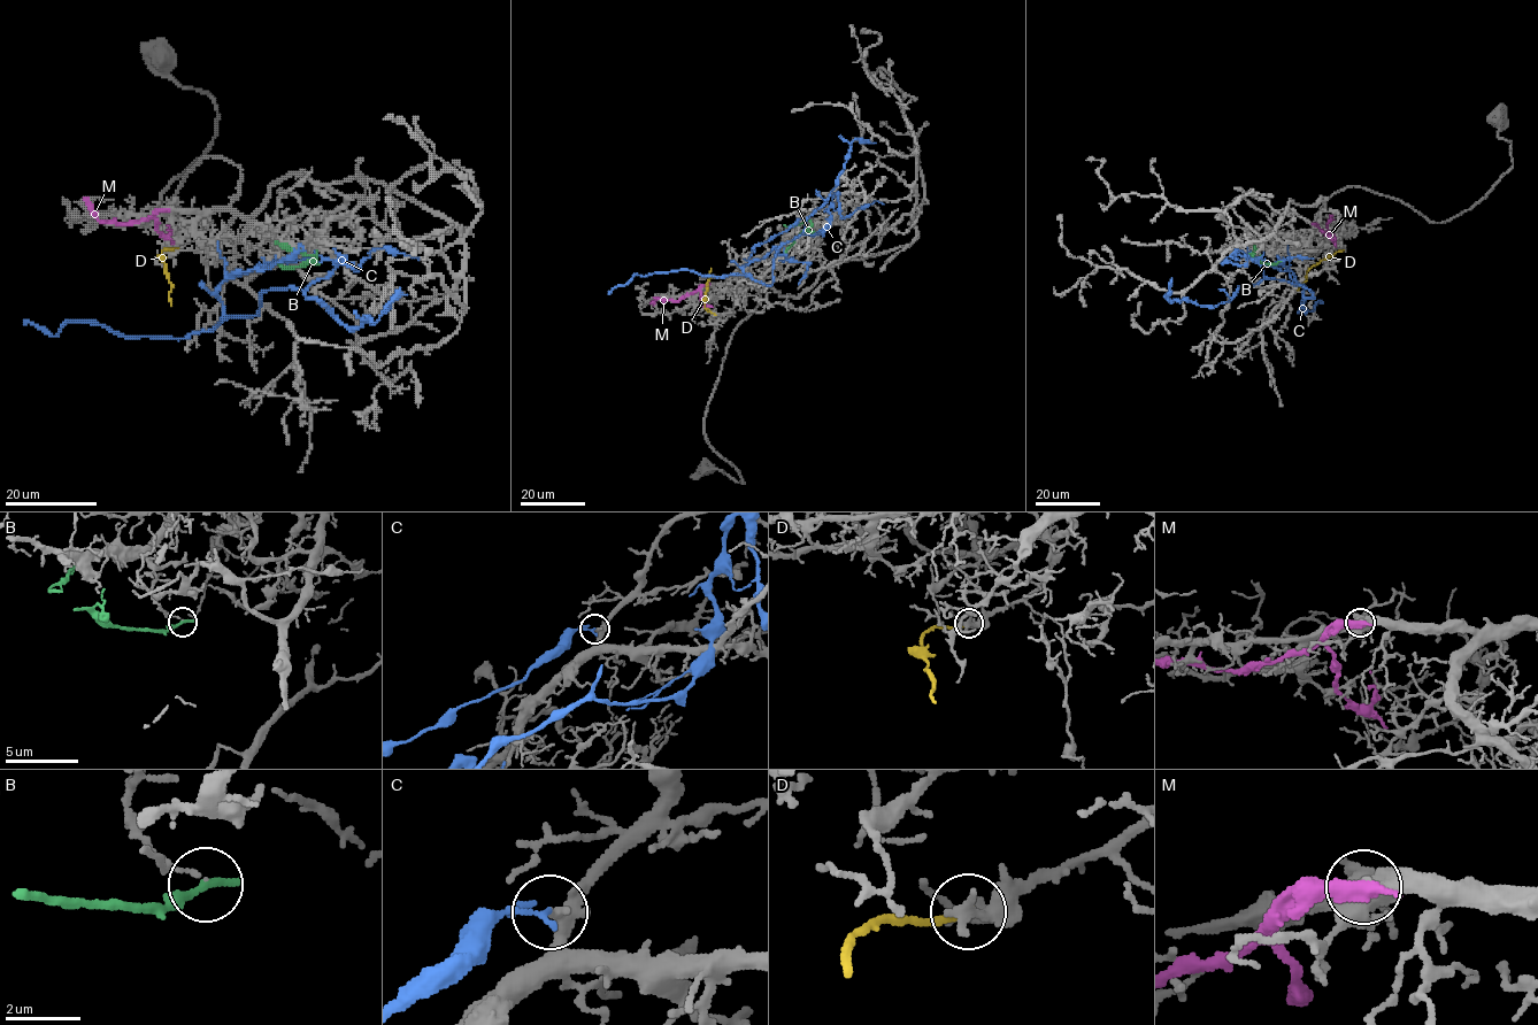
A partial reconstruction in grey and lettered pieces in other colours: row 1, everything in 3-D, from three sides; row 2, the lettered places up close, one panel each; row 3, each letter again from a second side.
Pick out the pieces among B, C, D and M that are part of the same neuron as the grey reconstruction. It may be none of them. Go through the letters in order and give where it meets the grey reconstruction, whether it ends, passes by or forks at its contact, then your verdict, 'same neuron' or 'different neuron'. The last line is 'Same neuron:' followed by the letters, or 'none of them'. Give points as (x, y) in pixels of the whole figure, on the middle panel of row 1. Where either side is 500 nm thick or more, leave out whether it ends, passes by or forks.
B: contact (787, 249); it ends; different neuron
C: contact (804, 218); it passes by; different neuron
D: contact (715, 314); it ends; different neuron
M: contact (706, 285); it ends; different neuron
Same neuron: none of them

